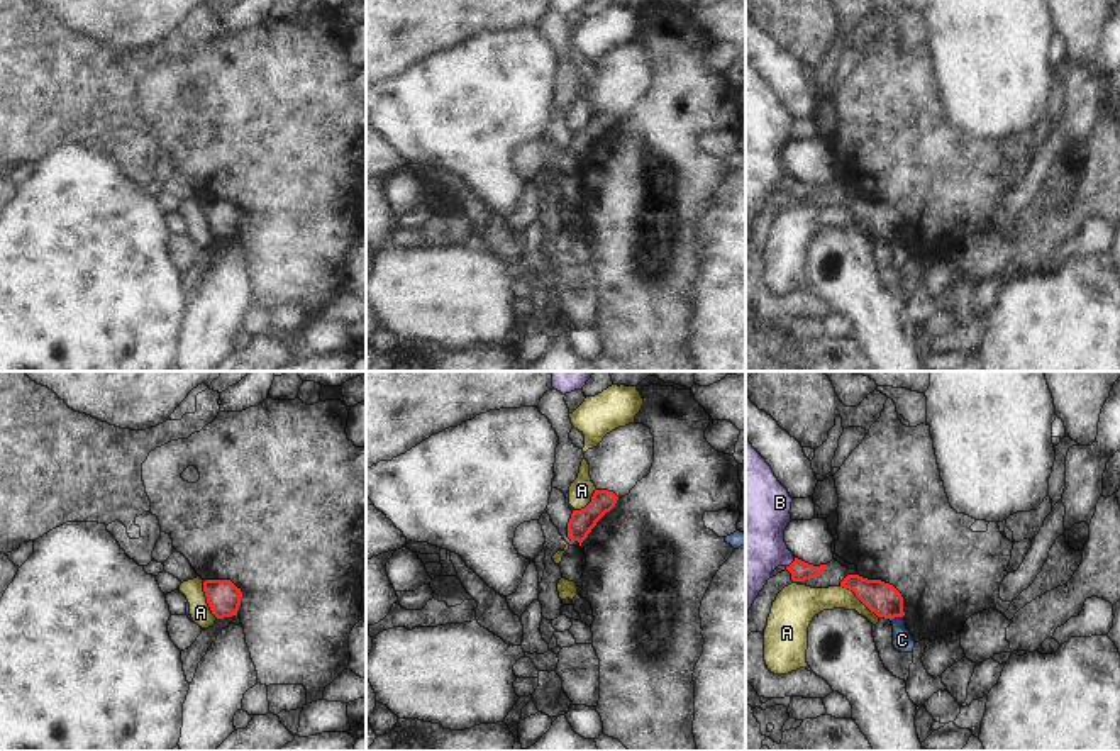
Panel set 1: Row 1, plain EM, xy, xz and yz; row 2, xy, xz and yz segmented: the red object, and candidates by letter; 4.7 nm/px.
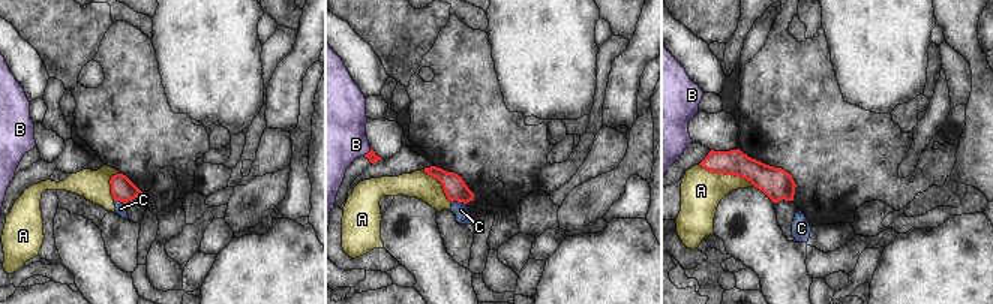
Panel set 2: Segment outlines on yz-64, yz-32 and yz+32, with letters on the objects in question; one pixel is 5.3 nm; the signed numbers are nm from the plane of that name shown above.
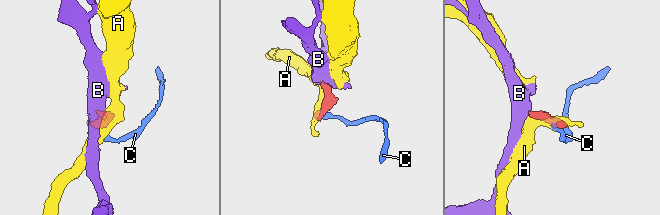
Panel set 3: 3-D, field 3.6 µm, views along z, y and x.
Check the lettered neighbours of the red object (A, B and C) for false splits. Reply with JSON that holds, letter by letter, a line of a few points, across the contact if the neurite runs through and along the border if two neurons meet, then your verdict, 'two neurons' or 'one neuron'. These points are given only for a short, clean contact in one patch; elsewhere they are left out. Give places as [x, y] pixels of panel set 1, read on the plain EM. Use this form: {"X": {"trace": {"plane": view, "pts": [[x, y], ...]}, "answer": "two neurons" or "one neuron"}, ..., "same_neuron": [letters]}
{"A": {"answer": "two neurons"}, "B": {"trace": {"plane": "yz", "pts": [[800, 190], [792, 183], [773, 172], [746, 163]]}, "answer": "one neuron"}, "C": {"trace": {"plane": "yz", "pts": [[902, 236], [890, 239]]}, "answer": "two neurons"}, "same_neuron": ["B"]}

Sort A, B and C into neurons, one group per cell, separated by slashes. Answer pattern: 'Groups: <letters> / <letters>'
Groups: A C / B.

